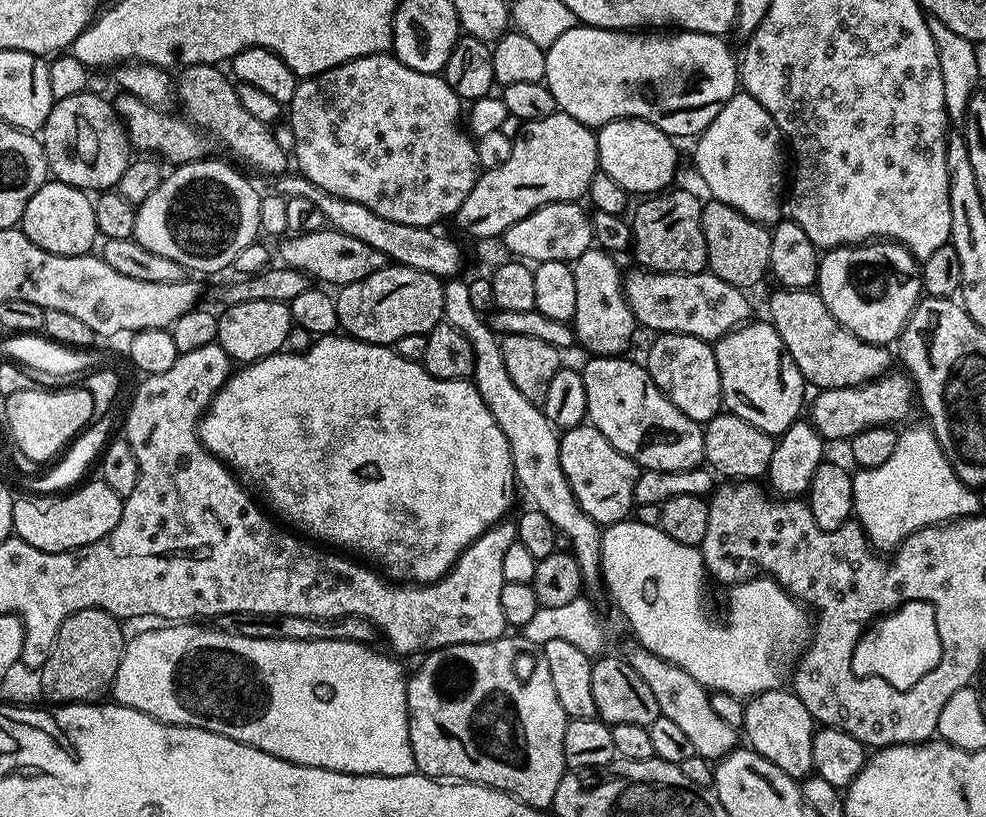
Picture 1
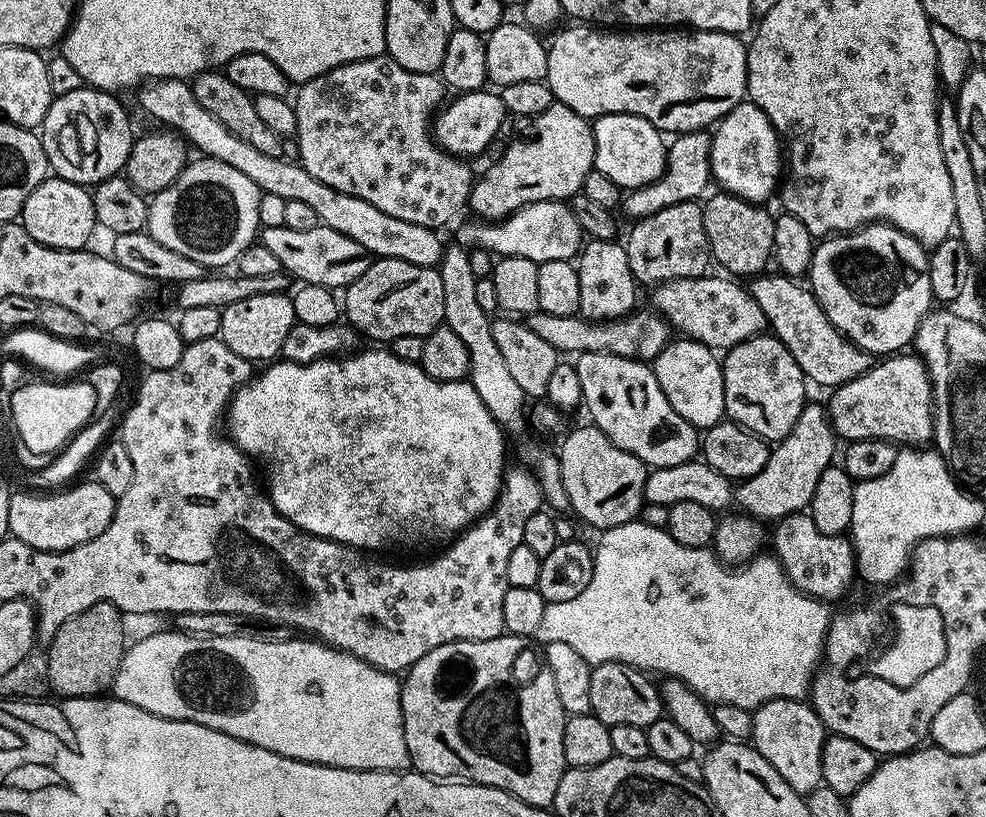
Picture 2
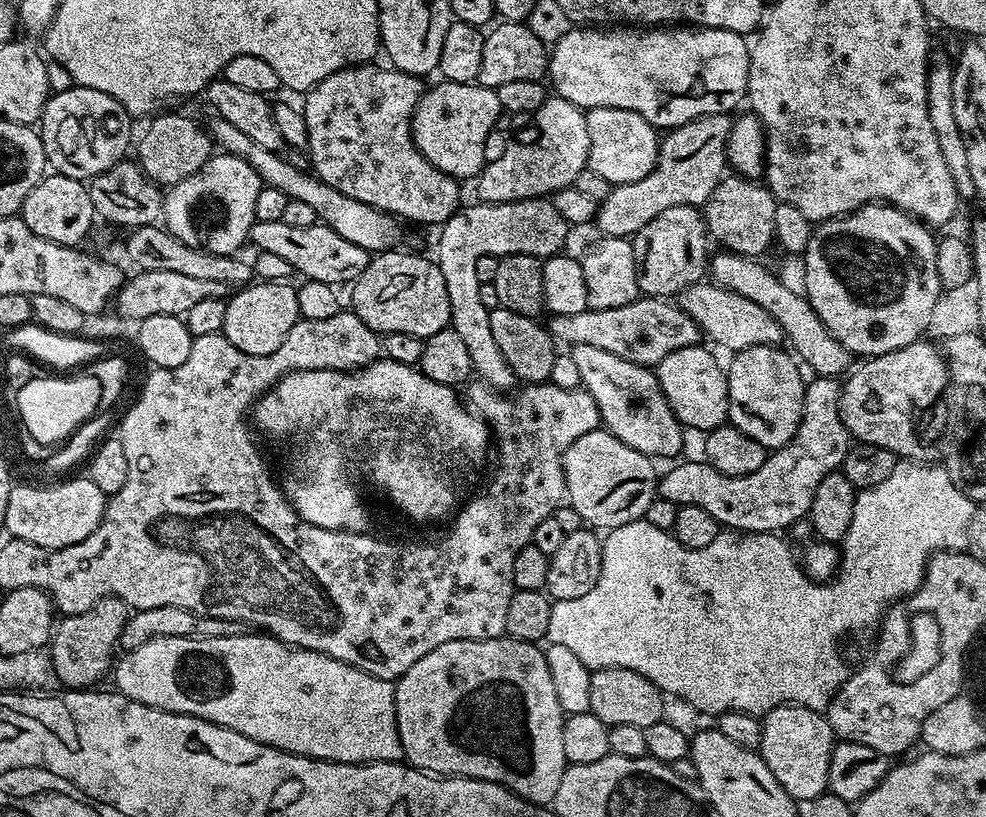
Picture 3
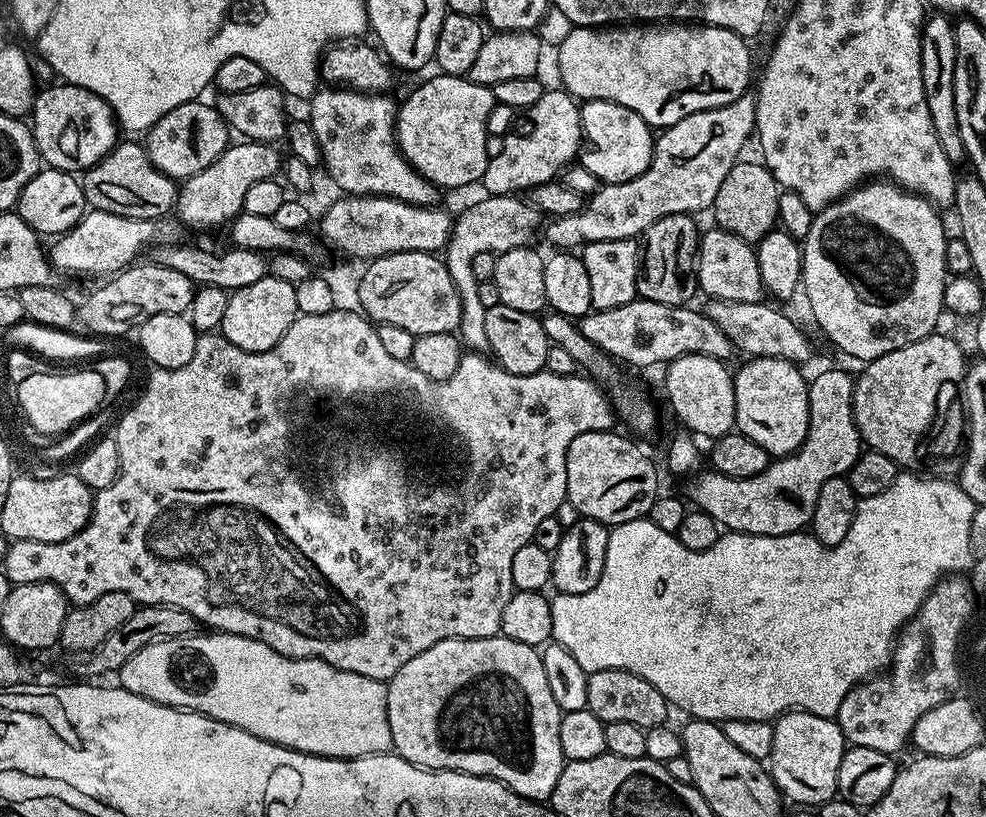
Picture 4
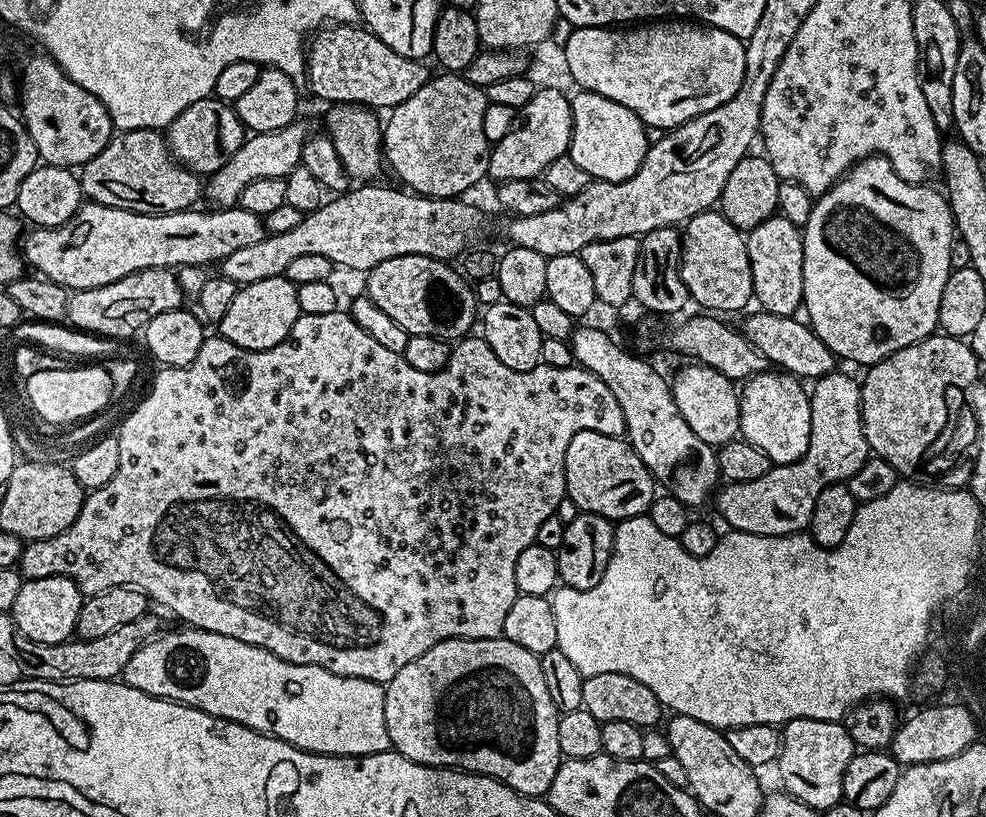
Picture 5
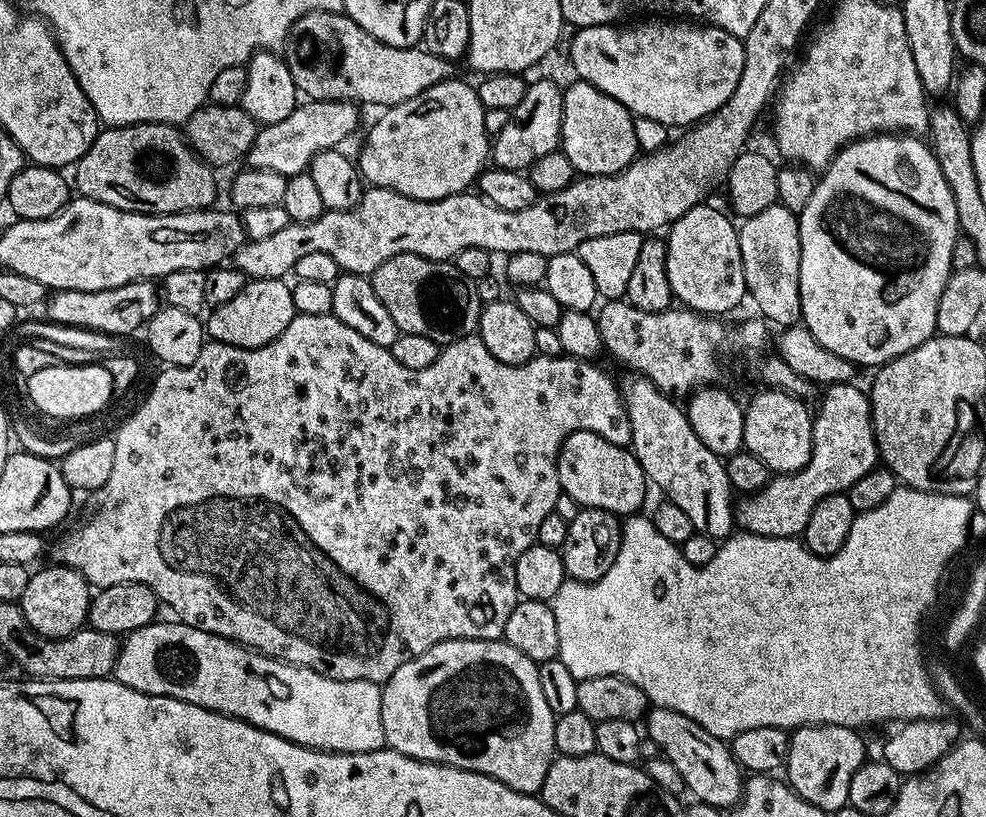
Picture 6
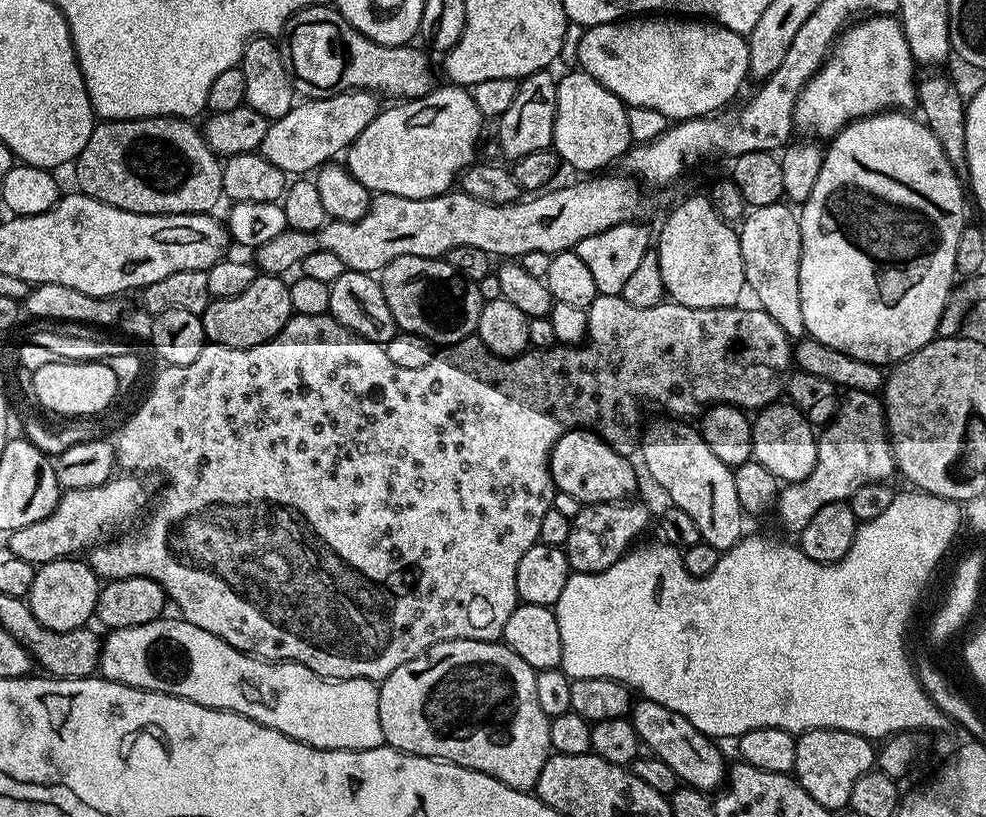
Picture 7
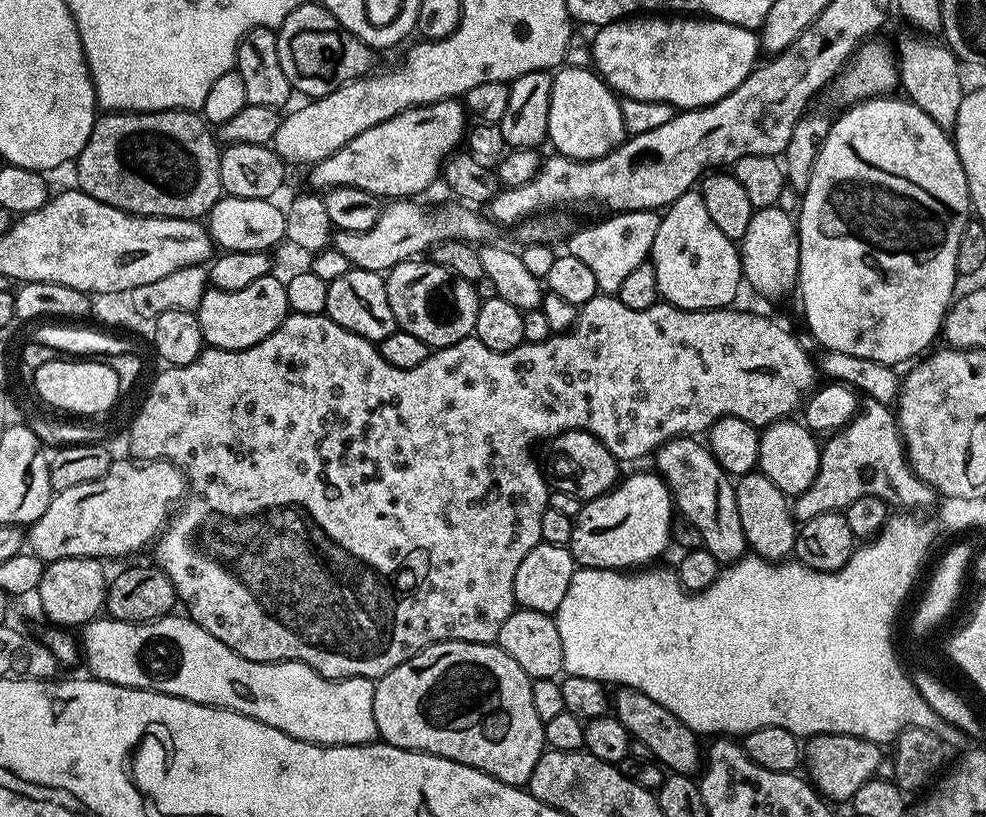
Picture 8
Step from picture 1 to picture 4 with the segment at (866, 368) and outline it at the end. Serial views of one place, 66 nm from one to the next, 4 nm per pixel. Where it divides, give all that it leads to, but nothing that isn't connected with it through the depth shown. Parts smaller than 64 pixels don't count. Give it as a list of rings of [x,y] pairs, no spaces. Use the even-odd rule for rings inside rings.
[[[712,226],[709,232],[705,231],[700,238],[700,248],[696,251],[696,271],[694,273],[696,282],[701,293],[705,292],[705,297],[714,300],[733,300],[734,302],[761,302],[765,299],[766,291],[763,286],[762,274],[759,273],[759,262],[757,260],[757,249],[751,243],[742,238],[738,238],[734,234],[730,234],[726,230]]]

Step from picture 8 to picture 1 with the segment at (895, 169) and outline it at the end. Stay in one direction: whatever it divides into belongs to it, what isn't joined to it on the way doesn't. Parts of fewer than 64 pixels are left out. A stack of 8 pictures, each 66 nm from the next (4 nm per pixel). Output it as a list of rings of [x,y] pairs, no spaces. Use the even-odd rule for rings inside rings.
[[[895,242],[846,244],[820,256],[818,291],[826,310],[846,330],[871,344],[892,346],[922,298],[922,264]]]

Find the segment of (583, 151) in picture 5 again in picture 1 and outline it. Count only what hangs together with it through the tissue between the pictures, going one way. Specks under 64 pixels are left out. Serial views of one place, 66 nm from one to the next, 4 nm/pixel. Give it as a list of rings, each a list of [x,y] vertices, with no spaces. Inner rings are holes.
[[[615,120],[603,124],[595,133],[600,159],[599,171],[610,174],[618,186],[628,193],[659,194],[669,187],[676,176],[676,148],[673,137],[645,120]]]

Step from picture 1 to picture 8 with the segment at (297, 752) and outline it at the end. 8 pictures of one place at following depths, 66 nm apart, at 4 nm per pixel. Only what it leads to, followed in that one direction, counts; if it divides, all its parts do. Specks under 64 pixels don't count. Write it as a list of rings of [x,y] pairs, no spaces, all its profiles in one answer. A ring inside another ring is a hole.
[[[169,614],[149,624],[131,624],[111,618],[97,618],[83,625],[82,660],[93,677],[107,684],[127,688],[149,688],[189,700],[195,704],[209,704],[211,708],[228,708],[241,712],[266,726],[274,726],[286,734],[311,744],[370,744],[377,739],[374,722],[375,683],[367,676],[347,676],[344,680],[328,680],[310,666],[298,660],[282,660],[278,664],[263,664],[239,656],[230,646],[218,642],[214,634],[202,630],[190,618]]]

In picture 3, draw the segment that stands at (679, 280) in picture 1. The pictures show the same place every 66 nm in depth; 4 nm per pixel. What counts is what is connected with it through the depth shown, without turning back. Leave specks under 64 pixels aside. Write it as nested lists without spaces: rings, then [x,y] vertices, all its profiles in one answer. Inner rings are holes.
[[[715,282],[692,284],[684,289],[678,297],[680,308],[699,326],[701,333],[717,344],[715,347],[729,348],[729,353],[735,354],[750,346],[763,344],[779,345],[785,339],[784,331],[774,322],[774,318],[758,302],[750,302],[750,298],[742,298],[734,290],[724,288]]]

